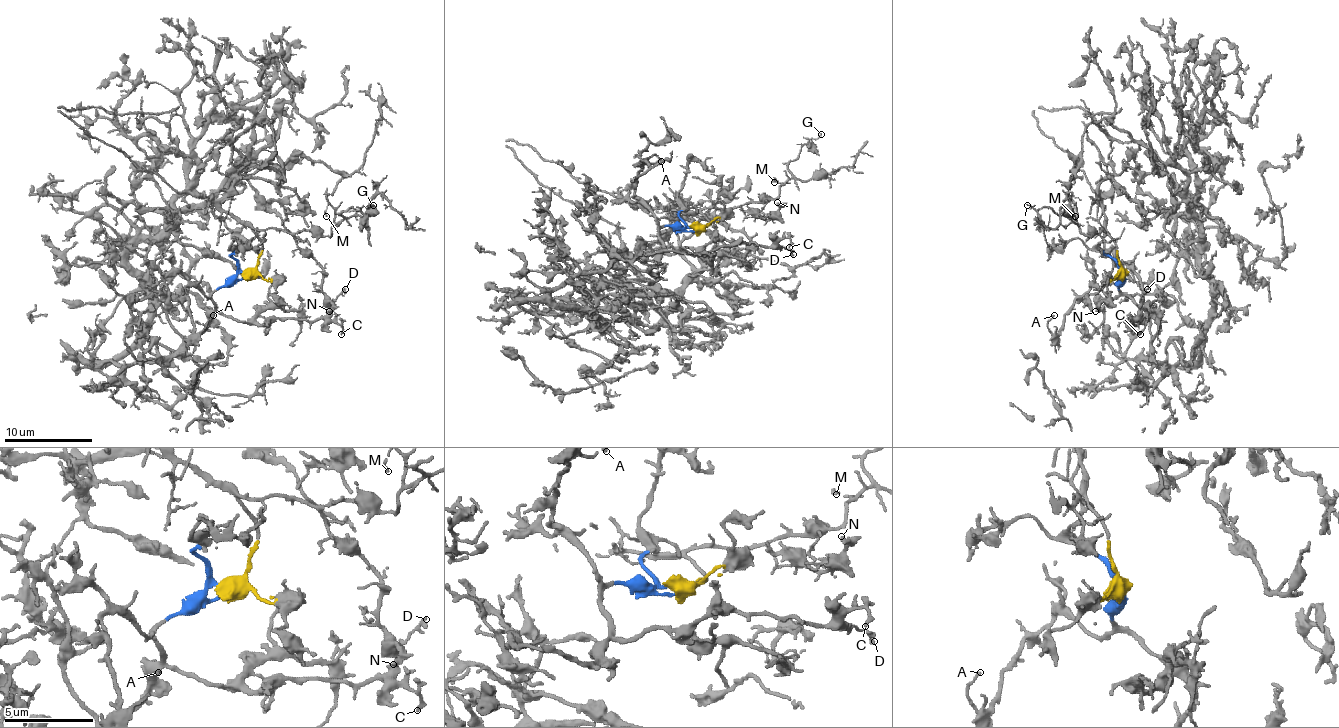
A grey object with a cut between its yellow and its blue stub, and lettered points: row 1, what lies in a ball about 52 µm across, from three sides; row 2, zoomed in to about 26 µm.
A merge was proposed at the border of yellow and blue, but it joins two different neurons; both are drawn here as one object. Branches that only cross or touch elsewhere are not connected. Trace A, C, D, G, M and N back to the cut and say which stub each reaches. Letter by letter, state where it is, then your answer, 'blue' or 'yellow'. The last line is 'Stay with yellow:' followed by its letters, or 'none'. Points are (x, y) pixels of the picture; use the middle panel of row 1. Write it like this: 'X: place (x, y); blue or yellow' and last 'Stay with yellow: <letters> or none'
A: place (661, 161); blue
C: place (789, 247); blue
D: place (793, 254); blue
G: place (821, 134); yellow
M: place (774, 182); yellow
N: place (777, 202); yellow
Stay with yellow: G, M, N

